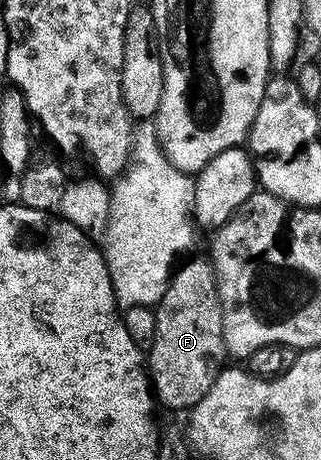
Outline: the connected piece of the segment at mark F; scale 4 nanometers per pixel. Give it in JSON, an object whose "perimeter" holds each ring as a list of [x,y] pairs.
{"perimeter":[[[207,256],[190,258],[174,271],[171,282],[154,307],[155,335],[145,354],[151,389],[158,405],[183,412],[190,411],[191,407],[198,404],[201,396],[213,388],[213,380],[217,380],[225,368],[223,305],[215,264]]]}

